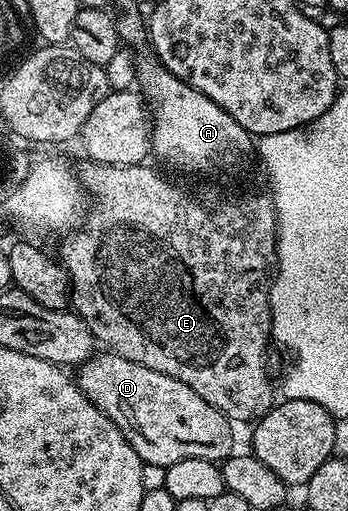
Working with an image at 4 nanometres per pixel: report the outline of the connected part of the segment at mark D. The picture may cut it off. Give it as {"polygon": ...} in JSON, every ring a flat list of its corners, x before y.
{"polygon":[[97,352,81,363,75,374,75,381,85,393,86,400,102,410,115,424,115,428,119,428,119,432,127,436,127,444,131,444,131,448,139,452,146,467,164,468,171,464,179,464,179,460,200,458,220,463,234,453,234,427,229,419,223,412,219,412,219,408,207,404,207,400,203,400,199,392,191,392,191,388,187,388,183,380,163,376,163,372,155,372,155,368,143,368,143,364,135,364,112,352]]}

